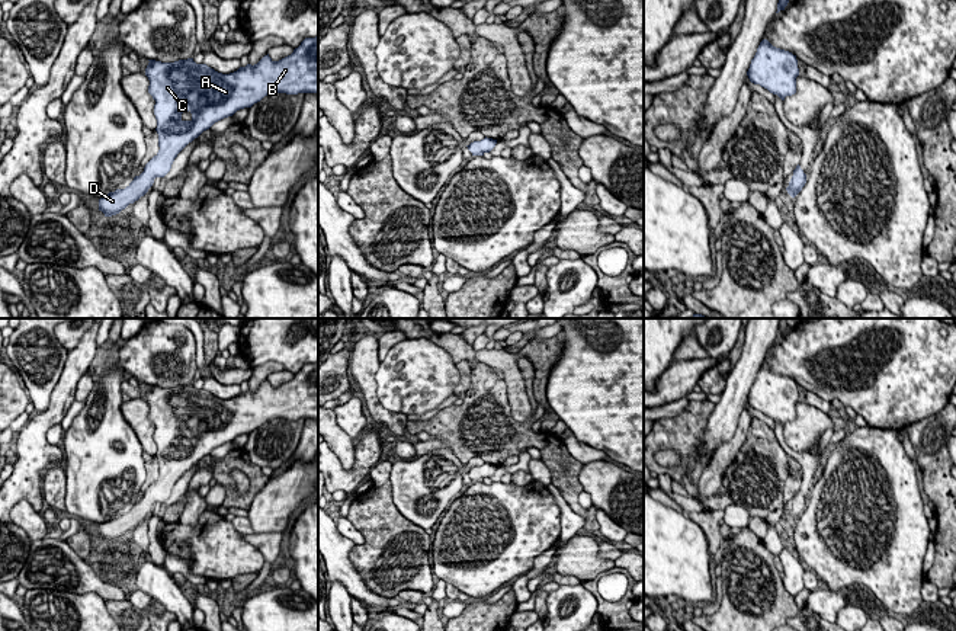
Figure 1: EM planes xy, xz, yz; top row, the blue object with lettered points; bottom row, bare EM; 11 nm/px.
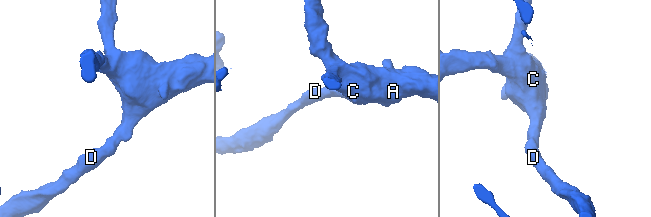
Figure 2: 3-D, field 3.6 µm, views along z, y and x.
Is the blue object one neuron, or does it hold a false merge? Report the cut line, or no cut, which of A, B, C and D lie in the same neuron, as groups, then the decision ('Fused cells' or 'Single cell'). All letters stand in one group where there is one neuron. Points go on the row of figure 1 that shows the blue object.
Split along xy (144, 170), (153, 179). Groups: A B C / D. Fused cells

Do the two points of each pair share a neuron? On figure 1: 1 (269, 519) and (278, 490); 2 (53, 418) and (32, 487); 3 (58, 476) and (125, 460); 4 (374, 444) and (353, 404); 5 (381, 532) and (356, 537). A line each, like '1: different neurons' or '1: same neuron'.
1: same neuron
2: same neuron
3: different neurons
4: different neurons
5: different neurons

